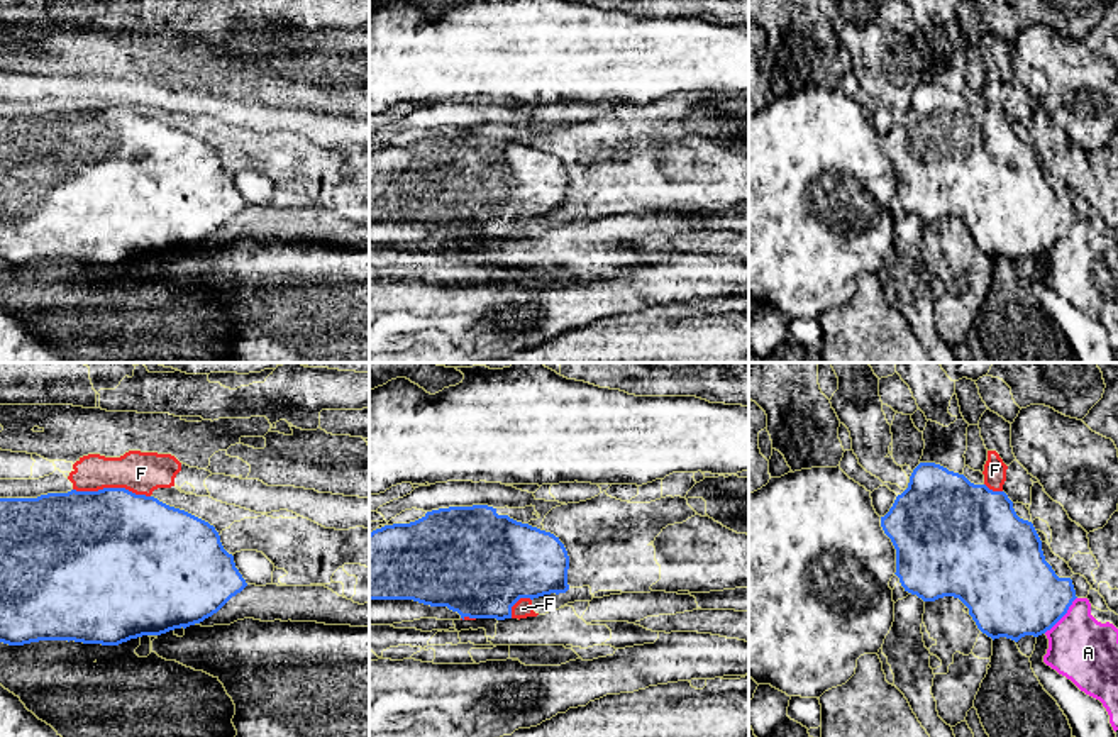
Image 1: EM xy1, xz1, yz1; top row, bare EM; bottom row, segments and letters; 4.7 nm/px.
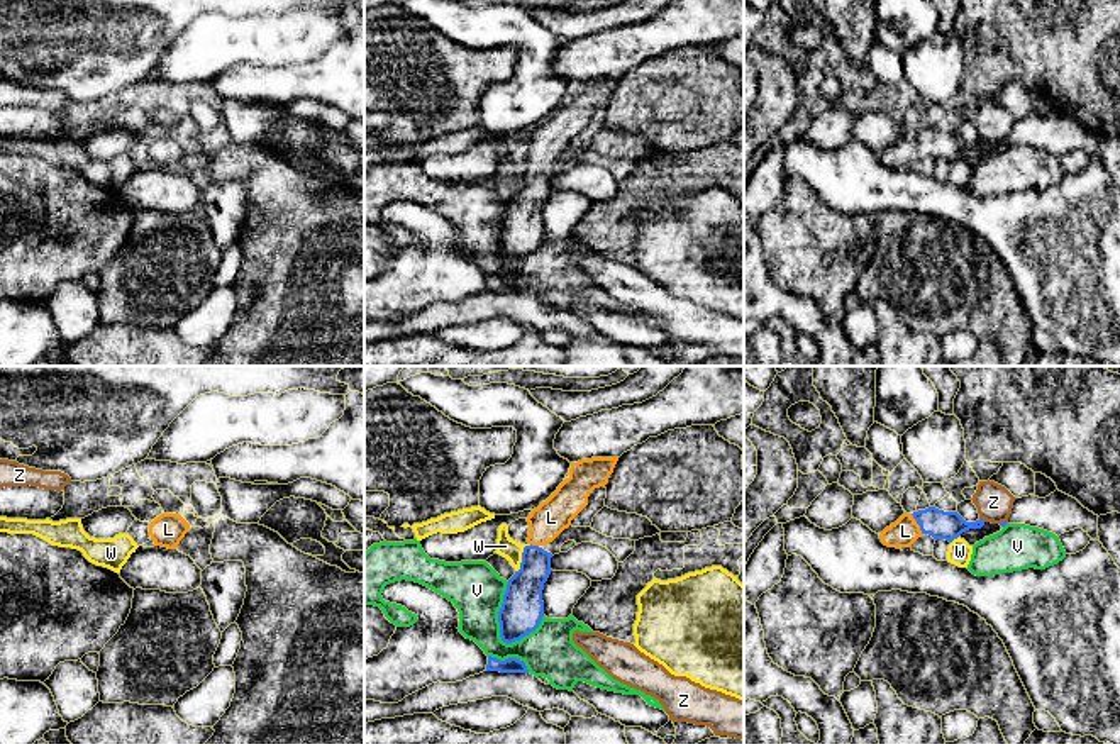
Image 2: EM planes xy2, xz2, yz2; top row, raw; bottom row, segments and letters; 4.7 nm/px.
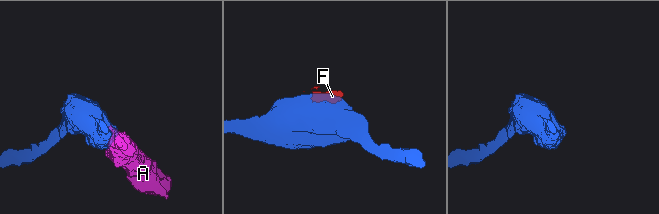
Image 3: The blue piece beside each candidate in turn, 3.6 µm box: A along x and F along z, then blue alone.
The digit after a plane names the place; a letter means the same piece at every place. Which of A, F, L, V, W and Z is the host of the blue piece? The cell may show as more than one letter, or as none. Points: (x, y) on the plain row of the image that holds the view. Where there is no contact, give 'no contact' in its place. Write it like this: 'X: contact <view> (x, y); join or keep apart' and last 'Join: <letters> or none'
A: contact yz1 (1062, 236); keep apart
F: contact xy1 (112, 109); keep apart
L: contact yz2 (917, 143); join
V: contact xz2 (499, 236); keep apart
W: contact xz2 (522, 180); keep apart
Z: contact yz2 (981, 139); keep apart
Join: L

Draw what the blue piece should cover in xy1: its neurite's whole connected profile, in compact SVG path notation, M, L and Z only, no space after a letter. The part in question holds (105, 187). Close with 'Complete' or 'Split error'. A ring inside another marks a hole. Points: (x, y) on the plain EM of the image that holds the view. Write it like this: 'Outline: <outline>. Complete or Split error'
Outline: M125 108L0 119L0 263L119 266L186 249L247 207L208 142Z. Complete

